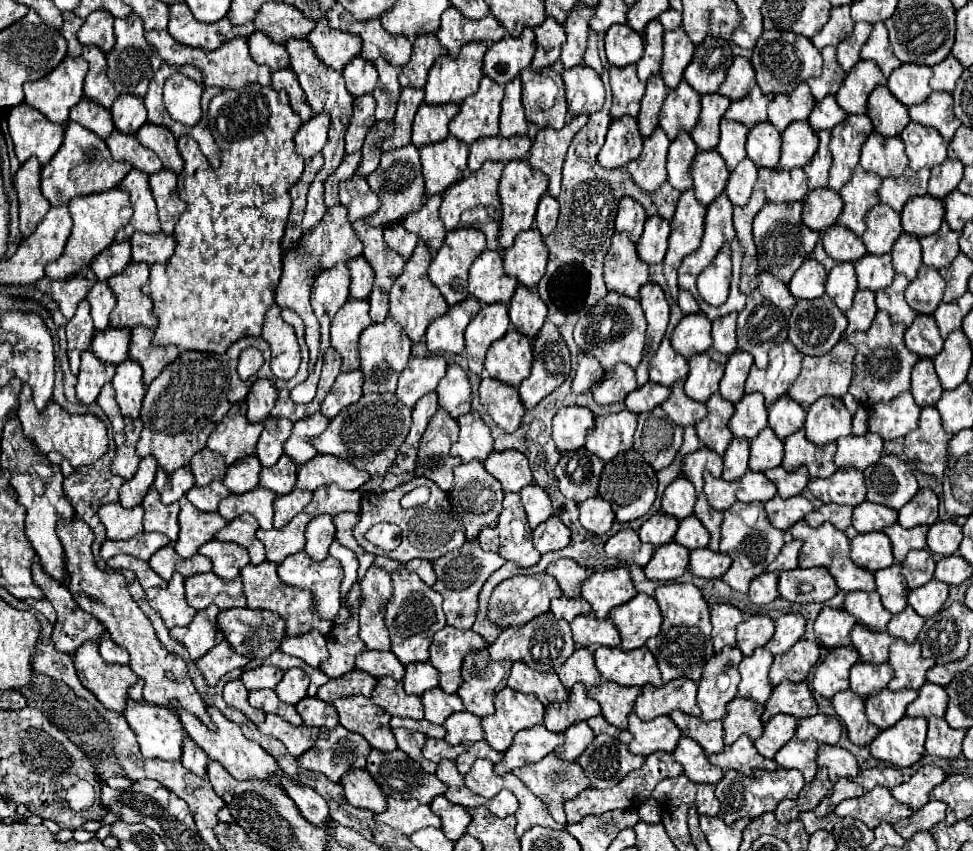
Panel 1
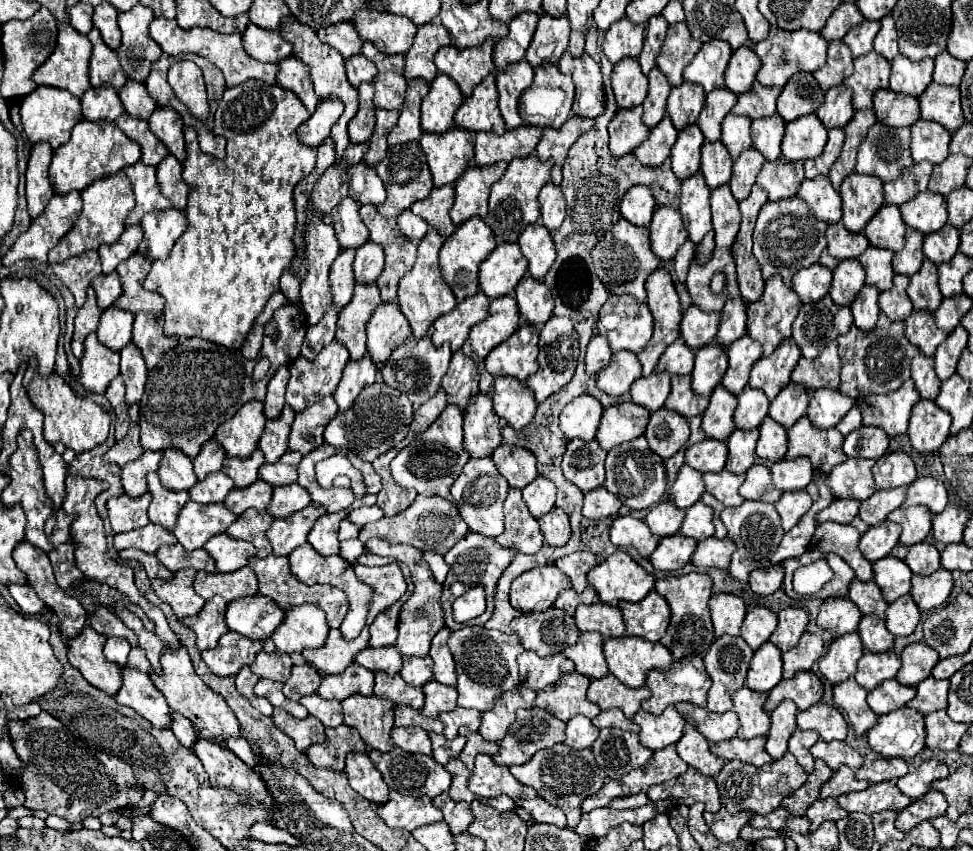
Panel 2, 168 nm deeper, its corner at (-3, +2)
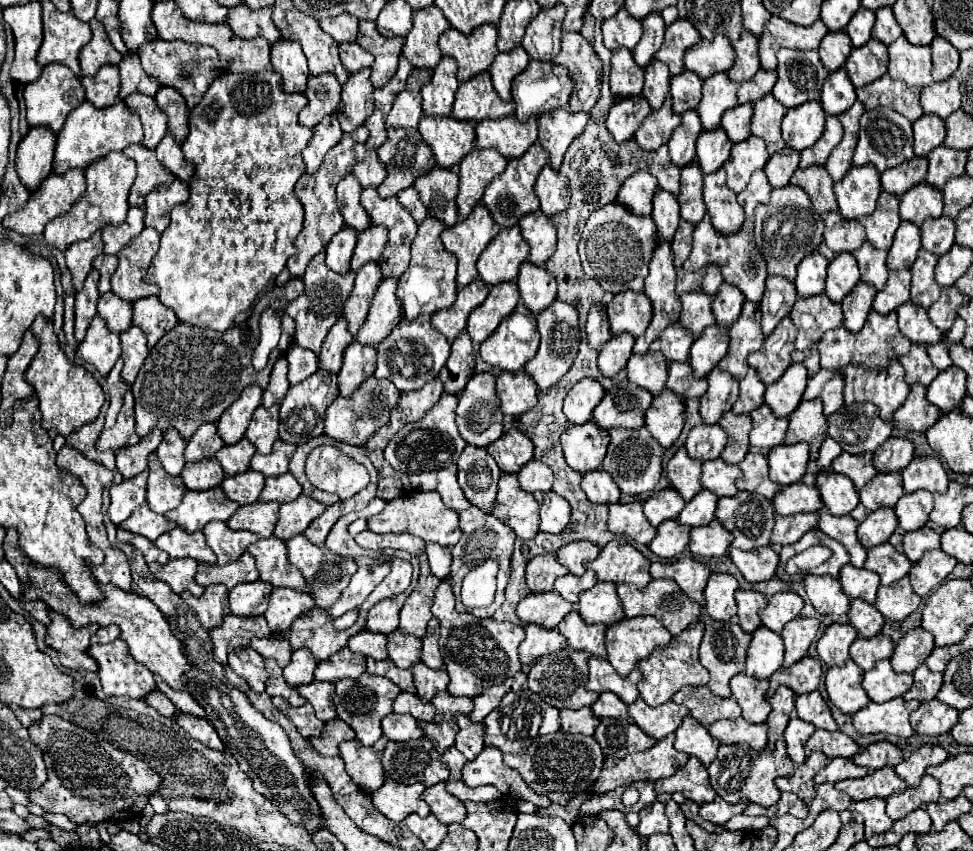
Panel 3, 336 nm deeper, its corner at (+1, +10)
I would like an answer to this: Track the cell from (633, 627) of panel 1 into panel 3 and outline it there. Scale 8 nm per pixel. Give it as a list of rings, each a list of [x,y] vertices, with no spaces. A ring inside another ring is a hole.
[[[652,580],[642,590],[638,590],[636,586],[630,586],[630,584],[622,584],[622,586],[618,586],[618,596],[624,604],[626,618],[636,618],[636,616],[650,614],[650,616],[658,618],[672,636],[678,636],[692,622],[696,622],[698,616],[700,616],[700,610],[702,610],[700,602],[690,600],[688,596],[684,596],[684,592],[680,590],[680,586],[674,580]]]

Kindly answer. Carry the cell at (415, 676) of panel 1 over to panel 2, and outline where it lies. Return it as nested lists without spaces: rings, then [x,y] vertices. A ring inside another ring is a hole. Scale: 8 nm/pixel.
[[[402,656],[404,660],[404,666],[402,666],[402,672],[400,676],[404,678],[406,684],[412,684],[412,686],[422,686],[426,682],[430,682],[434,676],[432,676],[432,660],[426,656],[426,658],[412,658],[412,656]]]

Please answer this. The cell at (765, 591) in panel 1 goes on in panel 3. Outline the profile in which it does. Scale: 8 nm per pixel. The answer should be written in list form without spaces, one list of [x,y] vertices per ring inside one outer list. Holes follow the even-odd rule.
[[[772,546],[756,548],[750,552],[728,548],[728,554],[748,582],[764,582],[774,578],[774,572],[778,566],[778,554]]]

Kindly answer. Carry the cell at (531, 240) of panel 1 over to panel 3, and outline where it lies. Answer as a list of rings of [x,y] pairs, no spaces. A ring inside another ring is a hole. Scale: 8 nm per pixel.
[[[536,210],[534,214],[526,214],[520,218],[520,228],[530,244],[530,262],[536,266],[544,266],[546,260],[554,254],[556,250],[556,228],[550,222],[548,216],[540,214]]]

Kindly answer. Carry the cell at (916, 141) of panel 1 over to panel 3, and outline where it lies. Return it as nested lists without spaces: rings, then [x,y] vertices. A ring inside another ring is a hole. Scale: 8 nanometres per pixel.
[[[924,114],[914,122],[914,152],[916,156],[928,156],[944,142],[944,122],[934,114]]]

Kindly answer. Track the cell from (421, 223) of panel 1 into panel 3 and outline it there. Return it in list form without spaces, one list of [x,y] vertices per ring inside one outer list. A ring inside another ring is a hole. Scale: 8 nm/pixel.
[[[434,166],[428,174],[416,178],[414,188],[420,192],[420,198],[432,218],[442,220],[446,226],[454,226],[458,222],[458,174]]]

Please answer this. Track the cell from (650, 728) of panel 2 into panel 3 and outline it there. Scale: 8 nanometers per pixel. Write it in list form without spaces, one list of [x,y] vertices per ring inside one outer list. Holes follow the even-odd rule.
[[[638,698],[634,704],[628,706],[628,714],[646,734],[660,740],[678,728],[682,718],[688,714],[688,708],[684,708],[672,700],[652,708],[642,698]]]

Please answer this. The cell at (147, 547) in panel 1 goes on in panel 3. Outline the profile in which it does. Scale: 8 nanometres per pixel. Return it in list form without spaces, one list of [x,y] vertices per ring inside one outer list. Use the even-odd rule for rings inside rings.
[[[142,504],[140,508],[136,508],[136,512],[132,512],[132,516],[128,520],[124,520],[120,524],[120,528],[132,532],[132,534],[142,534],[148,540],[156,540],[160,534],[176,528],[176,524],[172,524],[172,520],[168,520],[162,514],[156,514],[148,508],[148,504]]]

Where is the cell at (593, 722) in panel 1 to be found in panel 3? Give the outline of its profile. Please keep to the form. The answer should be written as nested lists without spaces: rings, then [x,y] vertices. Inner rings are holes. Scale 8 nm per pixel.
[[[612,692],[600,694],[600,698],[592,706],[592,712],[598,718],[628,718],[626,704]]]

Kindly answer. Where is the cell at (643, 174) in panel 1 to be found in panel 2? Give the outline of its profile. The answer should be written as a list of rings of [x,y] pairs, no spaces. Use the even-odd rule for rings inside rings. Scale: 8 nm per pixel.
[[[668,116],[662,118],[662,122],[658,126],[654,126],[650,130],[648,140],[644,140],[636,150],[634,156],[648,168],[658,168],[664,164],[664,160],[670,156],[670,150],[676,142],[678,132],[674,130],[672,122]]]

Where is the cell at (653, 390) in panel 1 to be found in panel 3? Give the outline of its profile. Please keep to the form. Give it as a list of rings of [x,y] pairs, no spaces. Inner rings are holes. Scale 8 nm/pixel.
[[[648,350],[646,354],[632,354],[628,360],[628,380],[646,388],[654,396],[662,392],[666,384],[666,358],[662,352]]]

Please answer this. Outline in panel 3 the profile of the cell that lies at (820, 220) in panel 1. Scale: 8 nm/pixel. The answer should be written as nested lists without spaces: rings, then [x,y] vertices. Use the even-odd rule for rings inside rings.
[[[812,166],[806,170],[798,170],[792,176],[790,184],[800,186],[810,196],[818,214],[838,210],[836,196],[834,196],[834,180],[830,178],[824,166]]]

